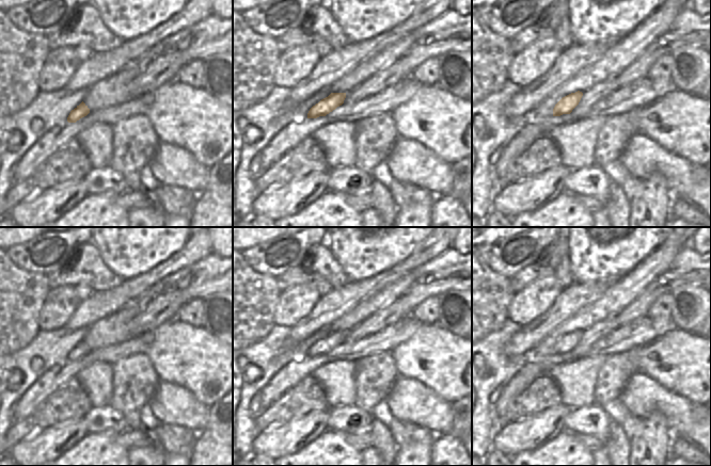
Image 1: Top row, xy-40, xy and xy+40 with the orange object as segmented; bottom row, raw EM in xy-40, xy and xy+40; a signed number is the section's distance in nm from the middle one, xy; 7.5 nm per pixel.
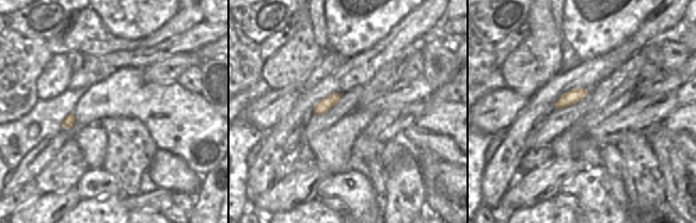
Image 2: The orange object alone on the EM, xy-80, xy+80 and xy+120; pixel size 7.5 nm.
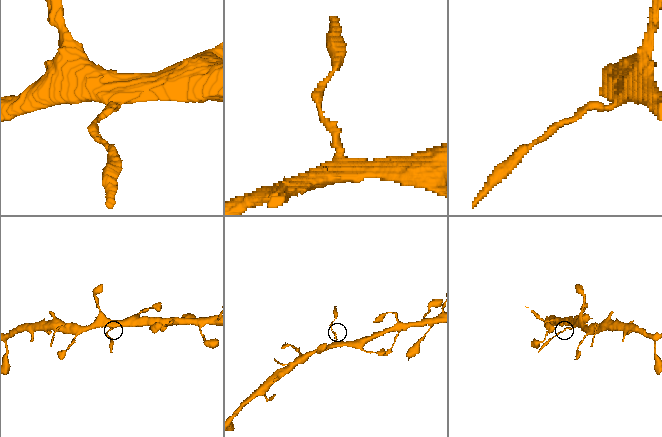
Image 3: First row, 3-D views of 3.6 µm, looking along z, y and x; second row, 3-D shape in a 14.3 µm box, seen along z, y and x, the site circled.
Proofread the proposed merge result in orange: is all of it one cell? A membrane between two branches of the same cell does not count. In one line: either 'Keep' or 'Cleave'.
Cleave

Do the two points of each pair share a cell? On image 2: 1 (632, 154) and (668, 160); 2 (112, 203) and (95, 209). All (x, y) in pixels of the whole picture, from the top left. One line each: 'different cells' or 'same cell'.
1: different cells
2: same cell

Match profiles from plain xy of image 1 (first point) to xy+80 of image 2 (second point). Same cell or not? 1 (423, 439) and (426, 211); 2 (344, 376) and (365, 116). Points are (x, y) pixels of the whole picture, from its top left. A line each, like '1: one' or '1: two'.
1: two
2: one

